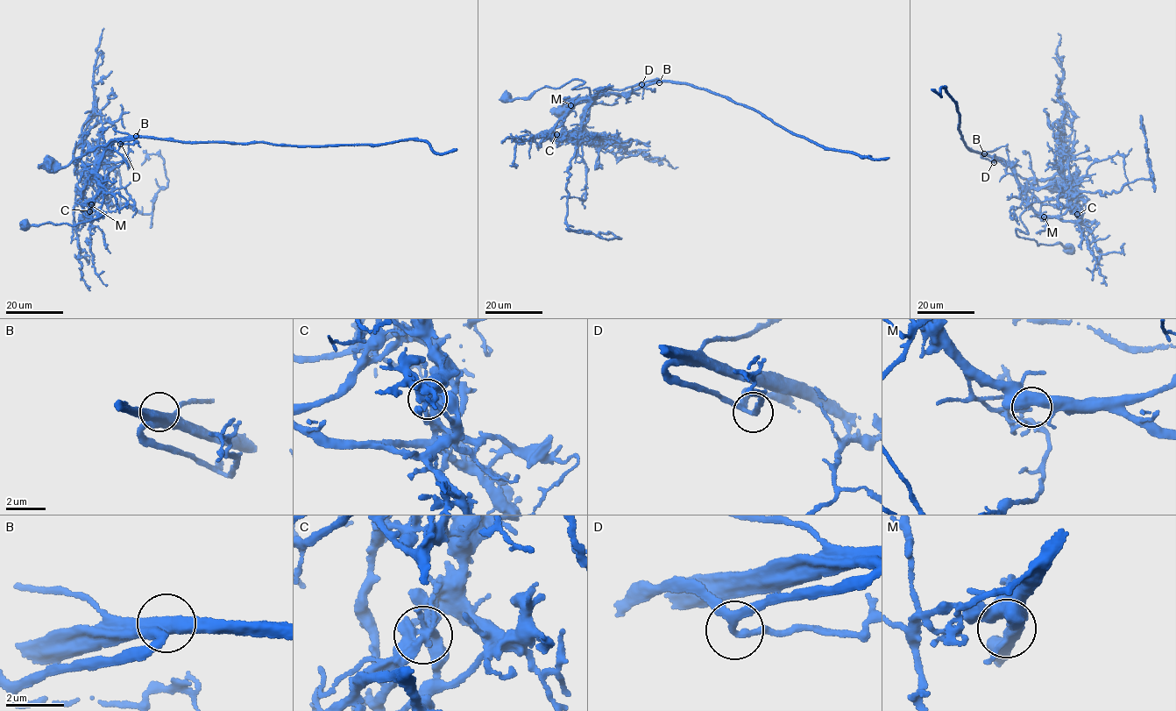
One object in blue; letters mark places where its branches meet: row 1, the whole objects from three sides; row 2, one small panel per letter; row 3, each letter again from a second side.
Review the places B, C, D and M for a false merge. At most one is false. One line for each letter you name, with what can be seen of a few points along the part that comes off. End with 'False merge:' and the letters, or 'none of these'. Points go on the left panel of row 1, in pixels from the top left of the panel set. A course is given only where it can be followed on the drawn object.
C: (89, 211), (103, 191), (100, 218), (105, 212), (74, 225), (50, 222), (20, 229)
False merge: C

